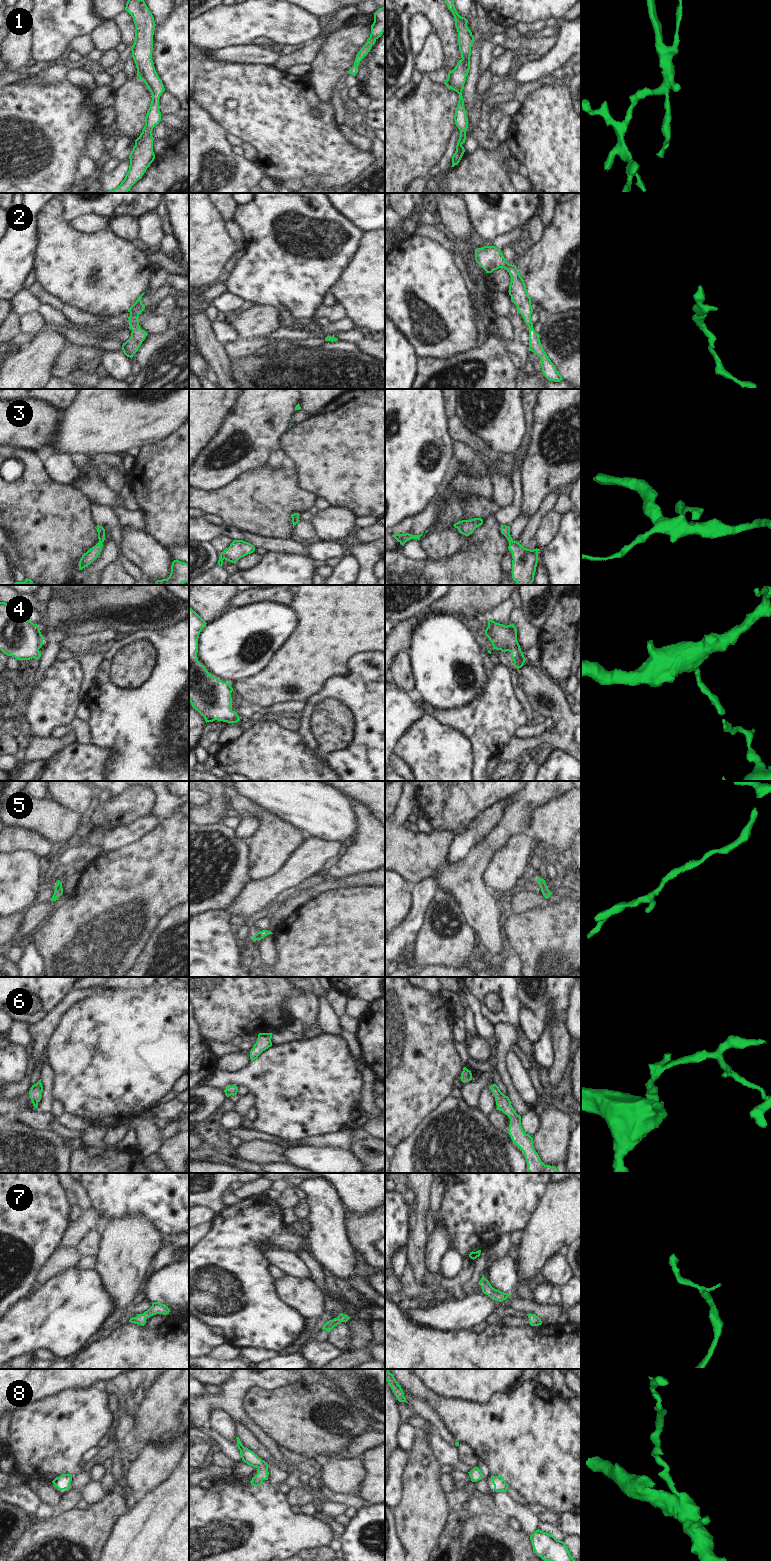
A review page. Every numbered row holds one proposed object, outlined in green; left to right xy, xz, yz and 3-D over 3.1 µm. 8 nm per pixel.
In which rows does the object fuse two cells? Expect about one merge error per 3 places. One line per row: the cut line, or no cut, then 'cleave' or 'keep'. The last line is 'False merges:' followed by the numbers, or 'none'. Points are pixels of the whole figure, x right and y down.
1: no cut; keep
2: no cut; keep
3: no cut; keep
4: no cut; keep
5: no cut; keep
6: no cut; keep
7: no cut; keep
8: no cut; keep
False merges: none

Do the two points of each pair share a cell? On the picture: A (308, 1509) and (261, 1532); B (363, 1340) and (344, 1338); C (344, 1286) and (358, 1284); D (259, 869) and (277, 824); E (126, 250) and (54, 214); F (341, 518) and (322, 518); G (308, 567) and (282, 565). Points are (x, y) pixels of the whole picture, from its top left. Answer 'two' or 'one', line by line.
A: two
B: two
C: two
D: one
E: one
F: one
G: one

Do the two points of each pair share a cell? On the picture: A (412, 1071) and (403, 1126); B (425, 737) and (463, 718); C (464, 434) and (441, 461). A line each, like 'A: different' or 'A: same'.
A: same
B: different
C: different

